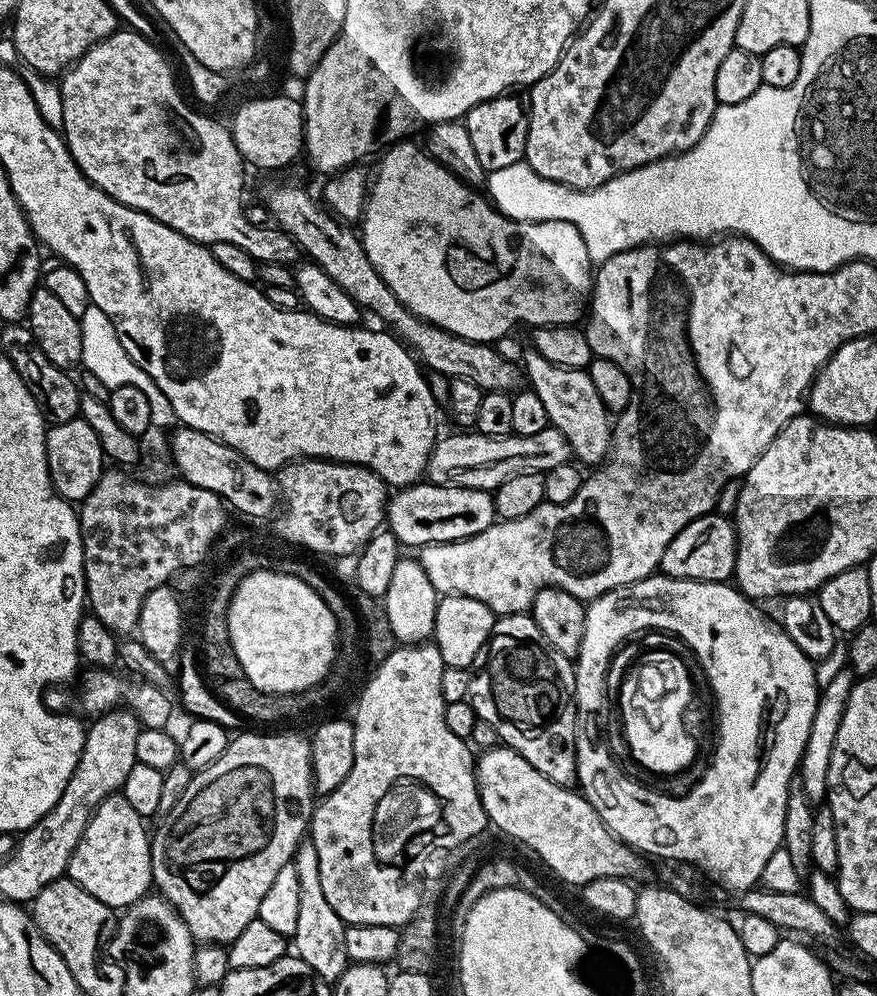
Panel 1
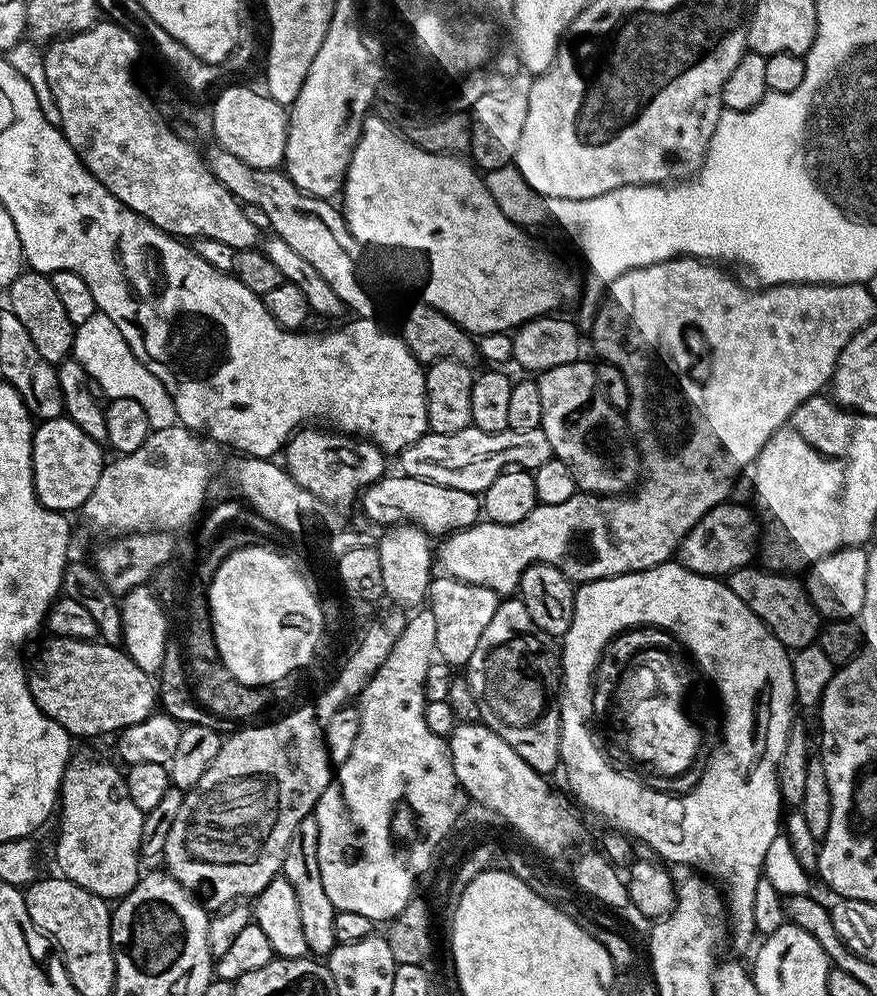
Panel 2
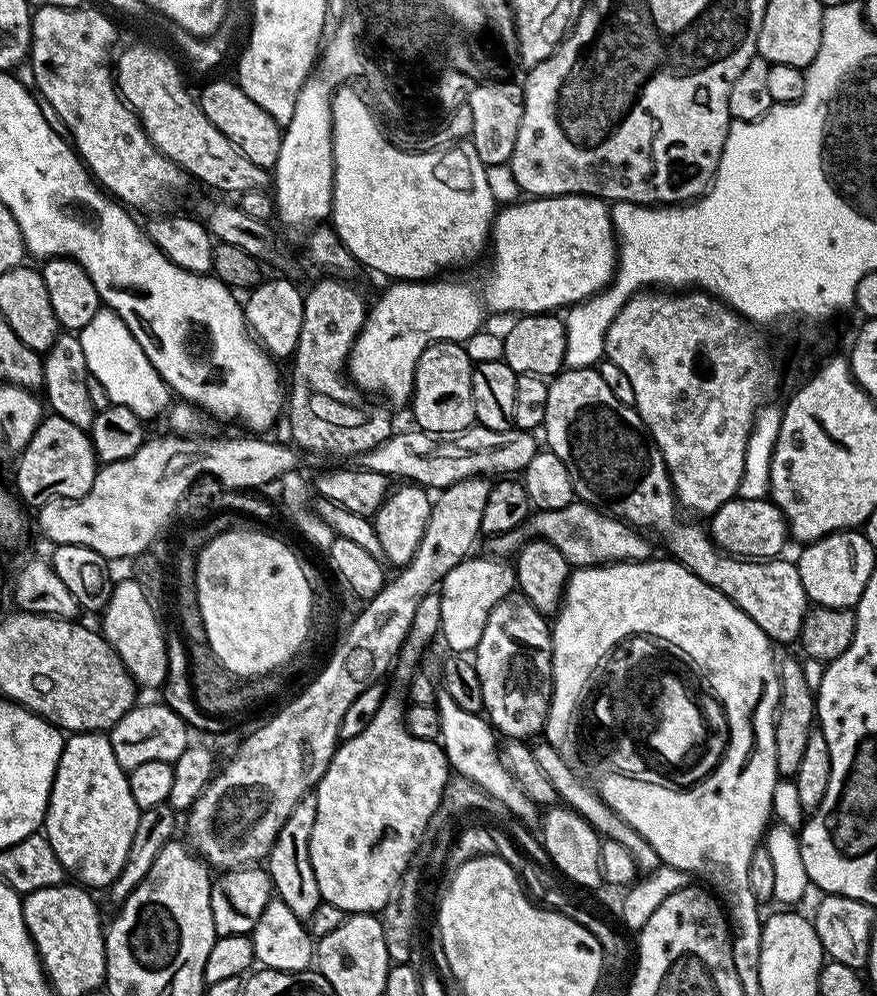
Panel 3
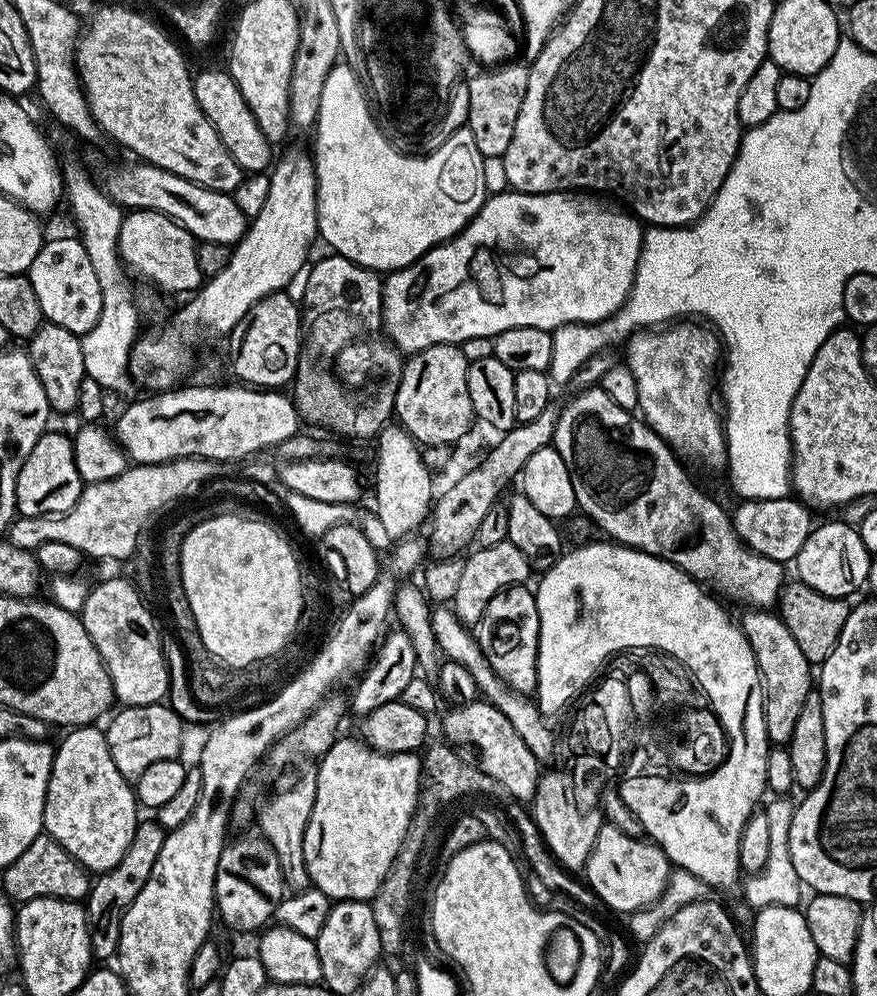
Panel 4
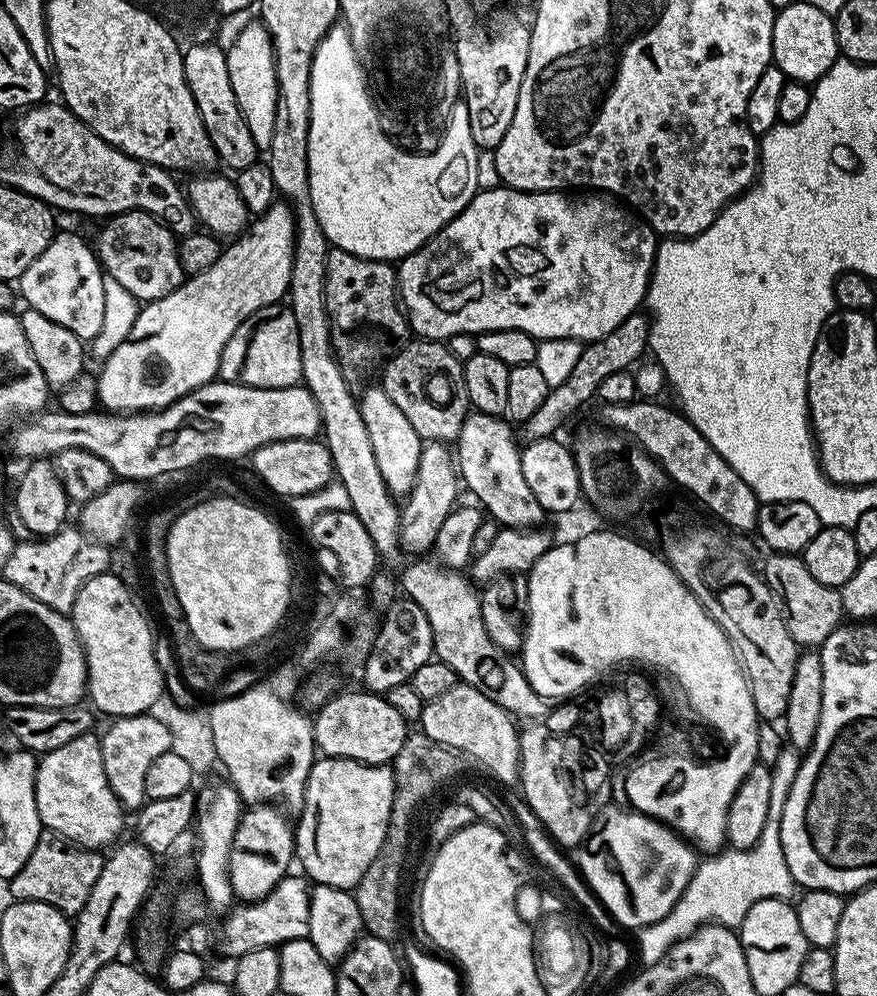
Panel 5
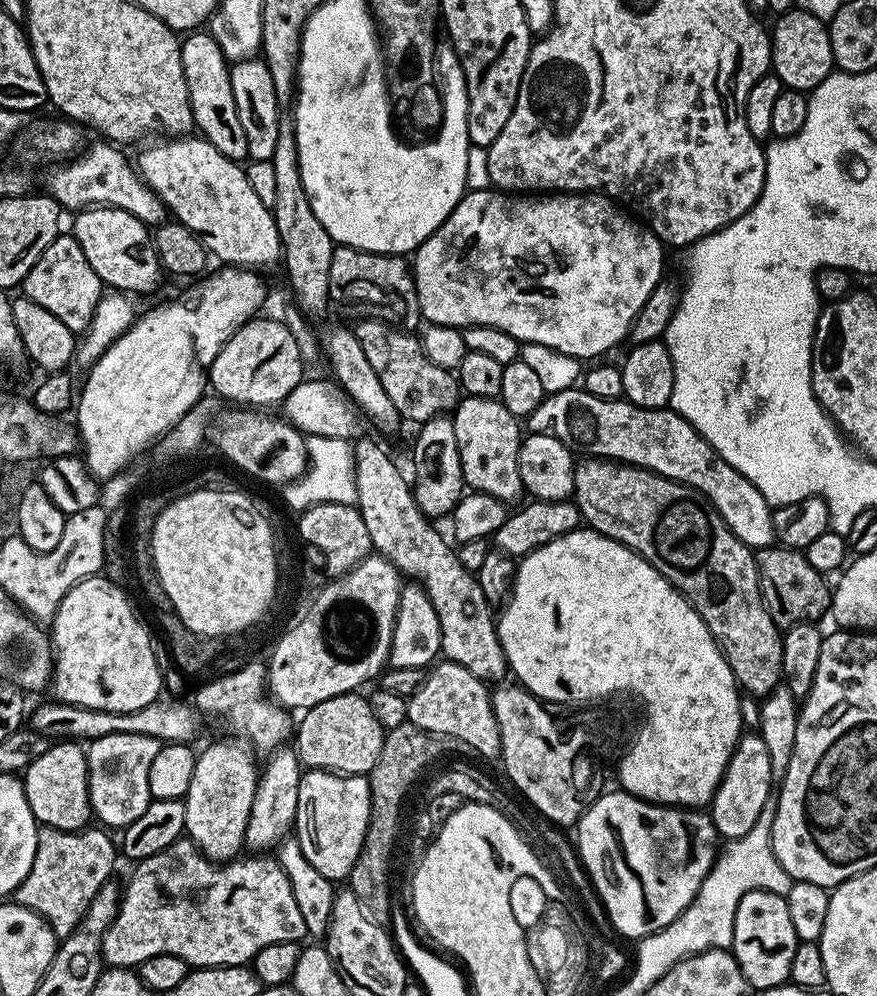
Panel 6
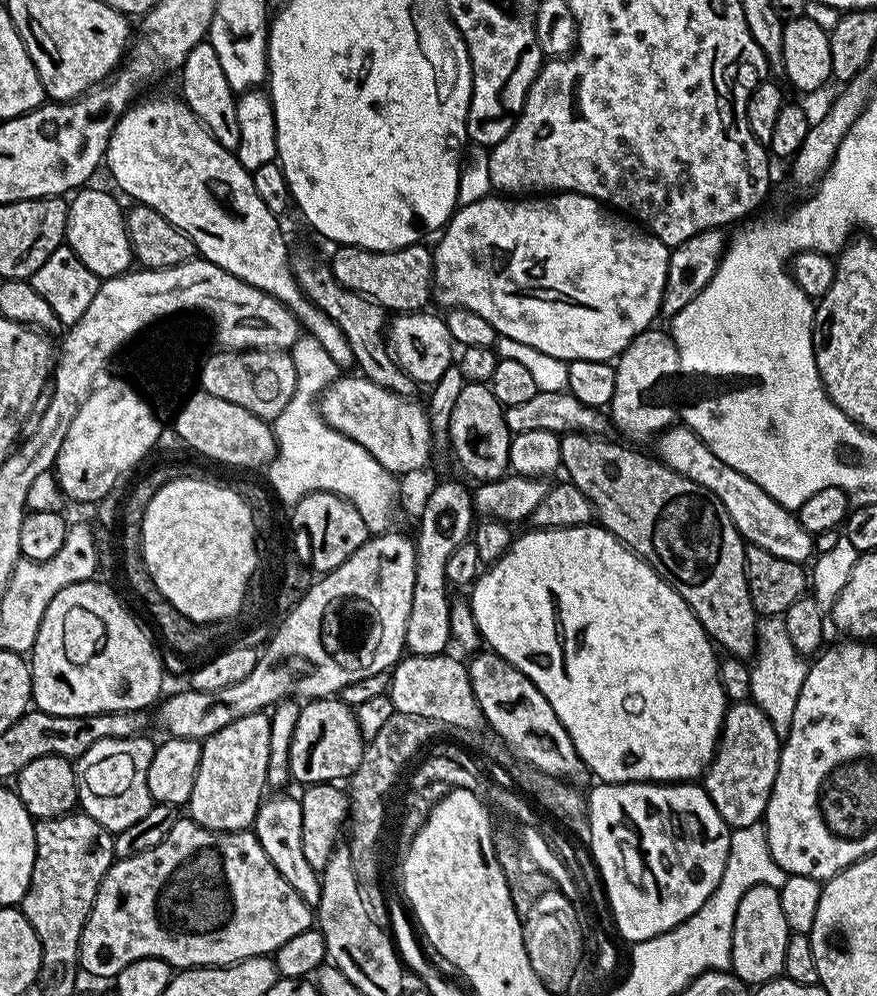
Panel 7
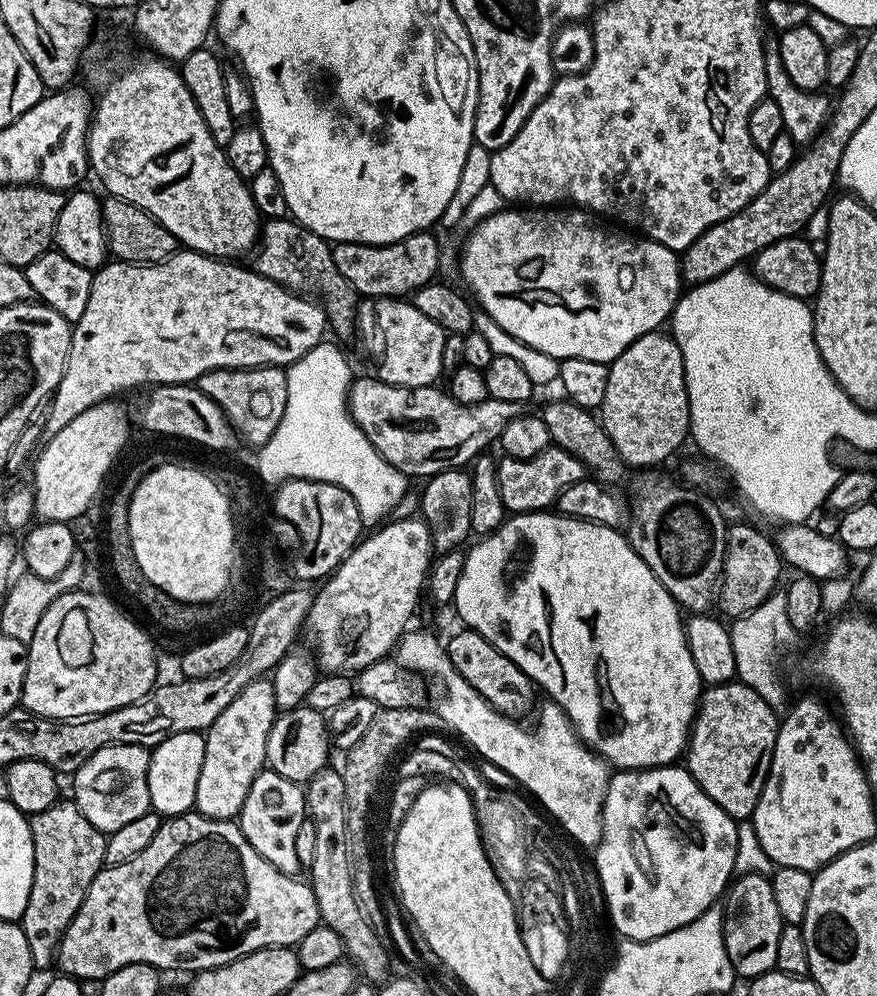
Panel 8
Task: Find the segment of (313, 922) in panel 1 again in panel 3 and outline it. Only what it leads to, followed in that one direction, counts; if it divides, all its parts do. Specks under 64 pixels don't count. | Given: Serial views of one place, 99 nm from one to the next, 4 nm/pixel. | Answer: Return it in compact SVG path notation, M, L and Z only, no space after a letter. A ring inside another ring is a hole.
M315 799L300 800L298 806L294 806L290 818L286 818L282 830L278 830L278 838L266 861L266 871L272 879L275 895L305 922L311 919L321 904L318 878L314 878L314 866L310 866L310 834L314 830L314 817L317 814Z

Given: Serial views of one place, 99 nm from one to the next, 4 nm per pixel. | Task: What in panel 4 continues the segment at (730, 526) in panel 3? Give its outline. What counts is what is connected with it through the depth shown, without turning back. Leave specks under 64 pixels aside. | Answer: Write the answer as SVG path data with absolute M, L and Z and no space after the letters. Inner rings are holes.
M791 495L744 498L739 503L736 512L734 508L731 513L732 525L747 548L766 558L781 562L795 561L798 550L802 550L802 542L806 542L814 527L813 513L808 506Z

